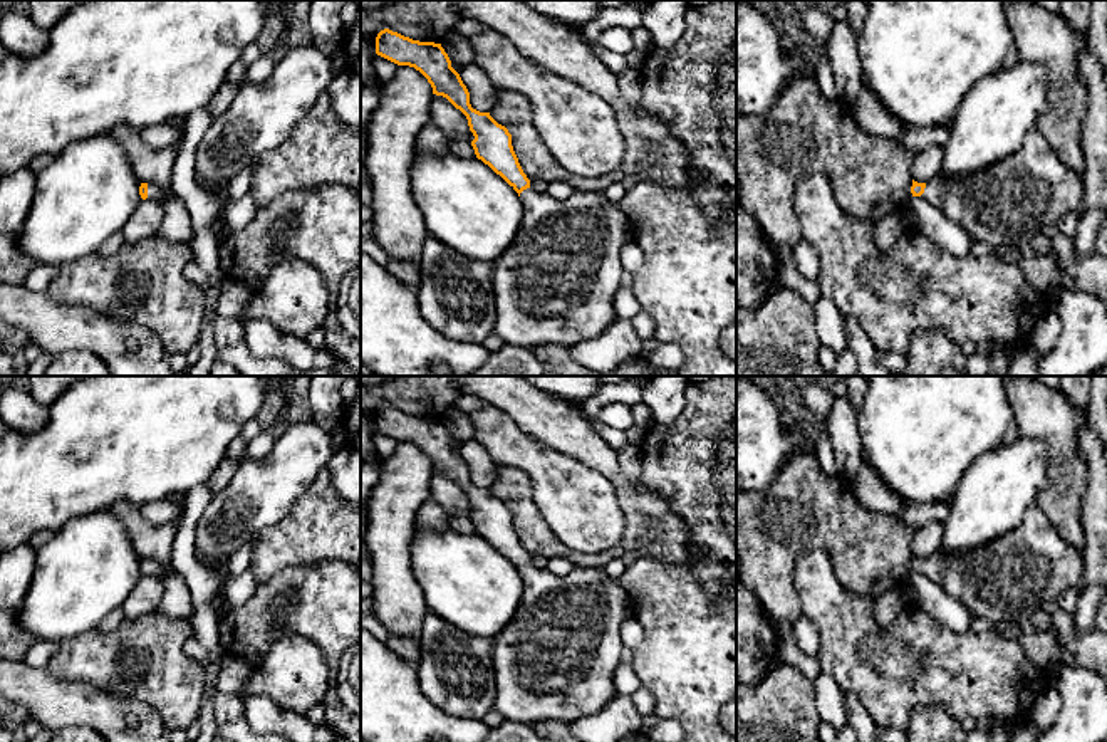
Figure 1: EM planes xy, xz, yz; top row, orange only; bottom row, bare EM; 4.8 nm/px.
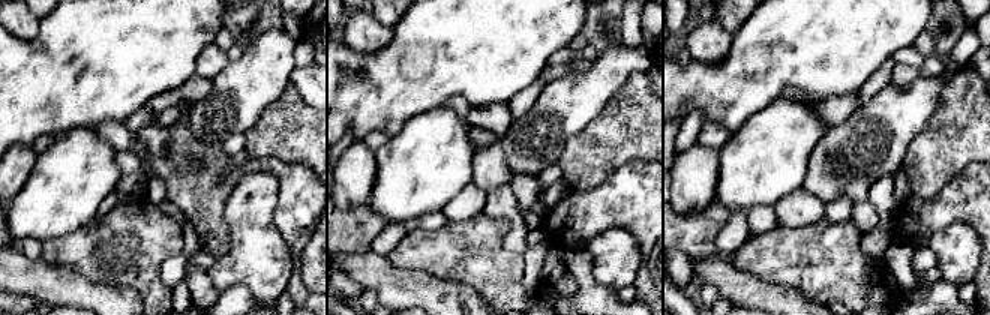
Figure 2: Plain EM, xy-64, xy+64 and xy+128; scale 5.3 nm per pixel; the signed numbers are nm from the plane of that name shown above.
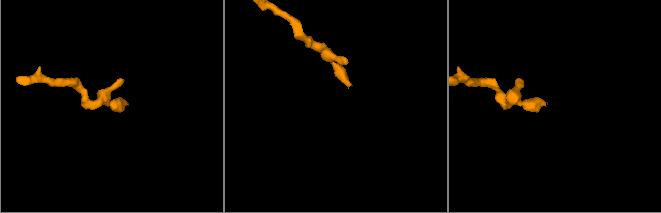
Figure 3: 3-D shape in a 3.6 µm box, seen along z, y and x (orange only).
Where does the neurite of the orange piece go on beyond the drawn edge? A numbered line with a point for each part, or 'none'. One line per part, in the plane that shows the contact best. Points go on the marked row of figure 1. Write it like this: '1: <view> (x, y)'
1: xy (155, 193)

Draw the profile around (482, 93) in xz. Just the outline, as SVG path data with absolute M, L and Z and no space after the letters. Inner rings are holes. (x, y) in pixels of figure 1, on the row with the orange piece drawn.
M475 62L461 65L460 77L470 92L470 104L480 112L490 112L496 101L496 89Z

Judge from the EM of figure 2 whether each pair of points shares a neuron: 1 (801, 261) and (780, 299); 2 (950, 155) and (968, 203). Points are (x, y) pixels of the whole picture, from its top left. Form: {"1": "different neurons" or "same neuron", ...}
{"1": "different neurons", "2": "different neurons"}

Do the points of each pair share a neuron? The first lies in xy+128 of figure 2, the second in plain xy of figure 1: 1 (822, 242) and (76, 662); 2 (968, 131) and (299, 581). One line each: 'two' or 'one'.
1: one
2: two

